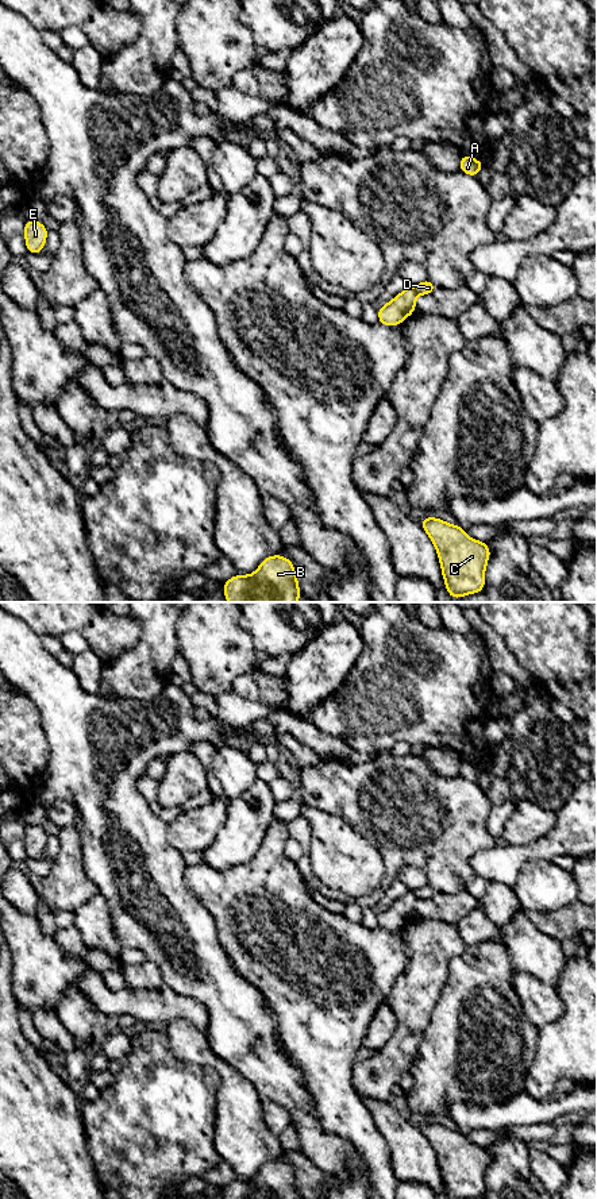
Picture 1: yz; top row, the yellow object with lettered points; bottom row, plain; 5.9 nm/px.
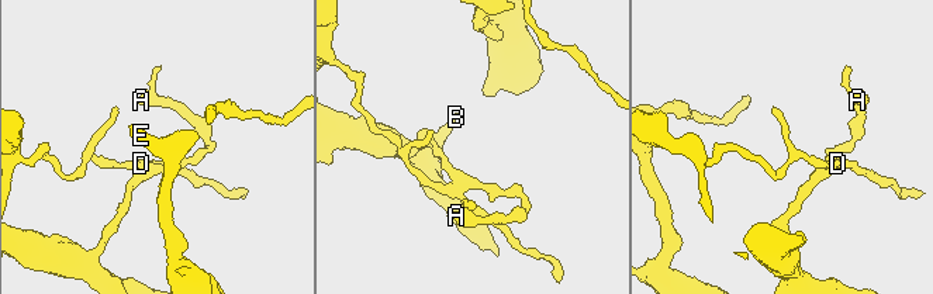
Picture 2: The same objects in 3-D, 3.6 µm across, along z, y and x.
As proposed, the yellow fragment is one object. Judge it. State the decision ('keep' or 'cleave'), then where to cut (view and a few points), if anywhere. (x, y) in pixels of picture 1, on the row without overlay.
cleave; cut in yz along (412, 891), (418, 897)

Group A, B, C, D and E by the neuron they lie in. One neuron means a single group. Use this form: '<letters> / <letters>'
A B C E / D

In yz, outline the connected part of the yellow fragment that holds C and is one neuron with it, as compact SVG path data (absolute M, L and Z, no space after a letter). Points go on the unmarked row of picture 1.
M438 1122L419 1127L432 1145L448 1199L481 1198L486 1190L485 1173L490 1153L485 1146L469 1142L462 1131Z

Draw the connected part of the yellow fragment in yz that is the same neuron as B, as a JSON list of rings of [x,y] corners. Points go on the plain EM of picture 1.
[[[271,1160],[251,1180],[234,1180],[223,1191],[224,1199],[300,1199],[292,1165]]]

